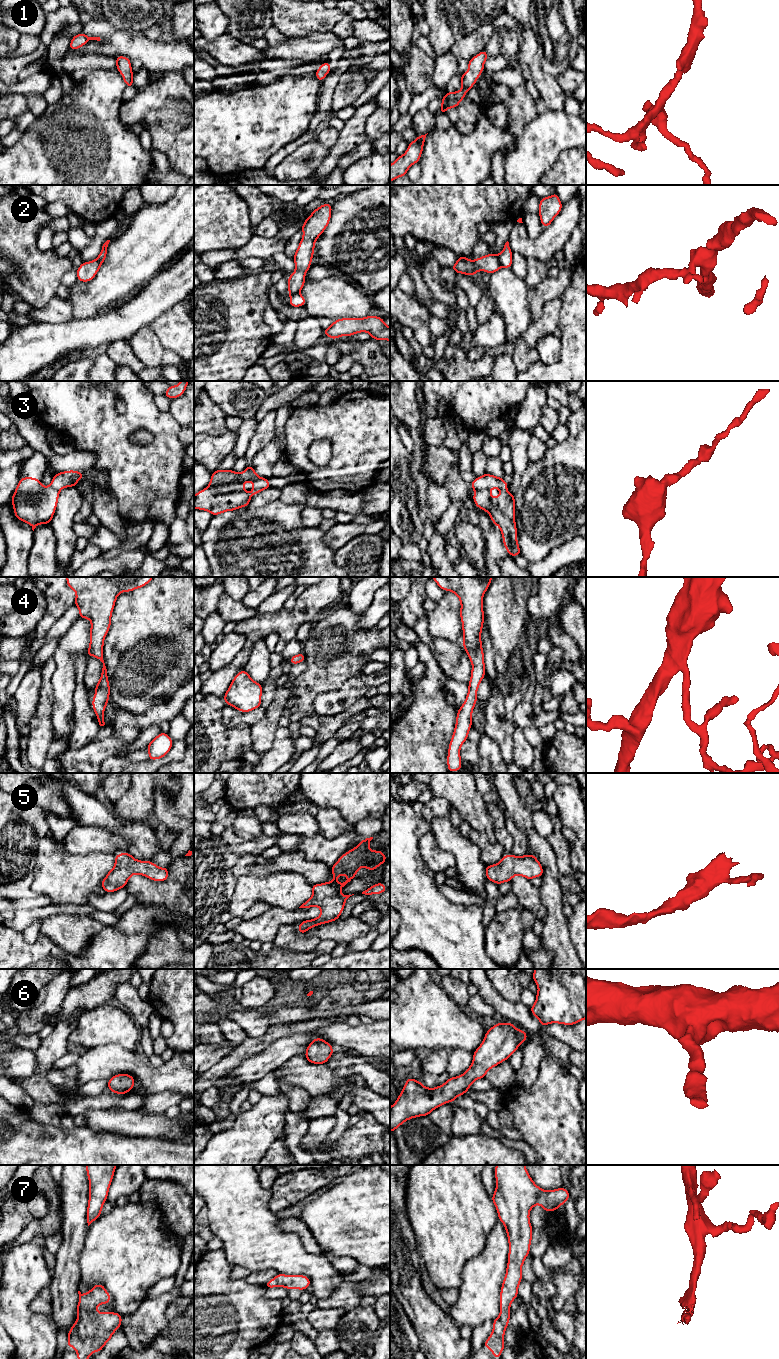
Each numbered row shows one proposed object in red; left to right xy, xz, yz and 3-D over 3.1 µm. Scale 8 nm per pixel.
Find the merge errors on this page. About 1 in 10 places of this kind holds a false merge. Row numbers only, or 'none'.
2

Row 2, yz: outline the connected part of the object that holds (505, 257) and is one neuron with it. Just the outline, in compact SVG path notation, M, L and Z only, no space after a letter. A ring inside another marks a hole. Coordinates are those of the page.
M507 241L504 245L504 248L501 253L497 255L502 267L512 268L512 250L509 246L509 242Z

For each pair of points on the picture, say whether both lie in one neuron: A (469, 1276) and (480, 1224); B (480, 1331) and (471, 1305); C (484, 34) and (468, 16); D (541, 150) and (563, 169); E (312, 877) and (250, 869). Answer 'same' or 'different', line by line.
A: different
B: different
C: different
D: different
E: same

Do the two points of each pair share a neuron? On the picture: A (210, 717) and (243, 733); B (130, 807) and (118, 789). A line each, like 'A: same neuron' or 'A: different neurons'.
A: same neuron
B: different neurons

